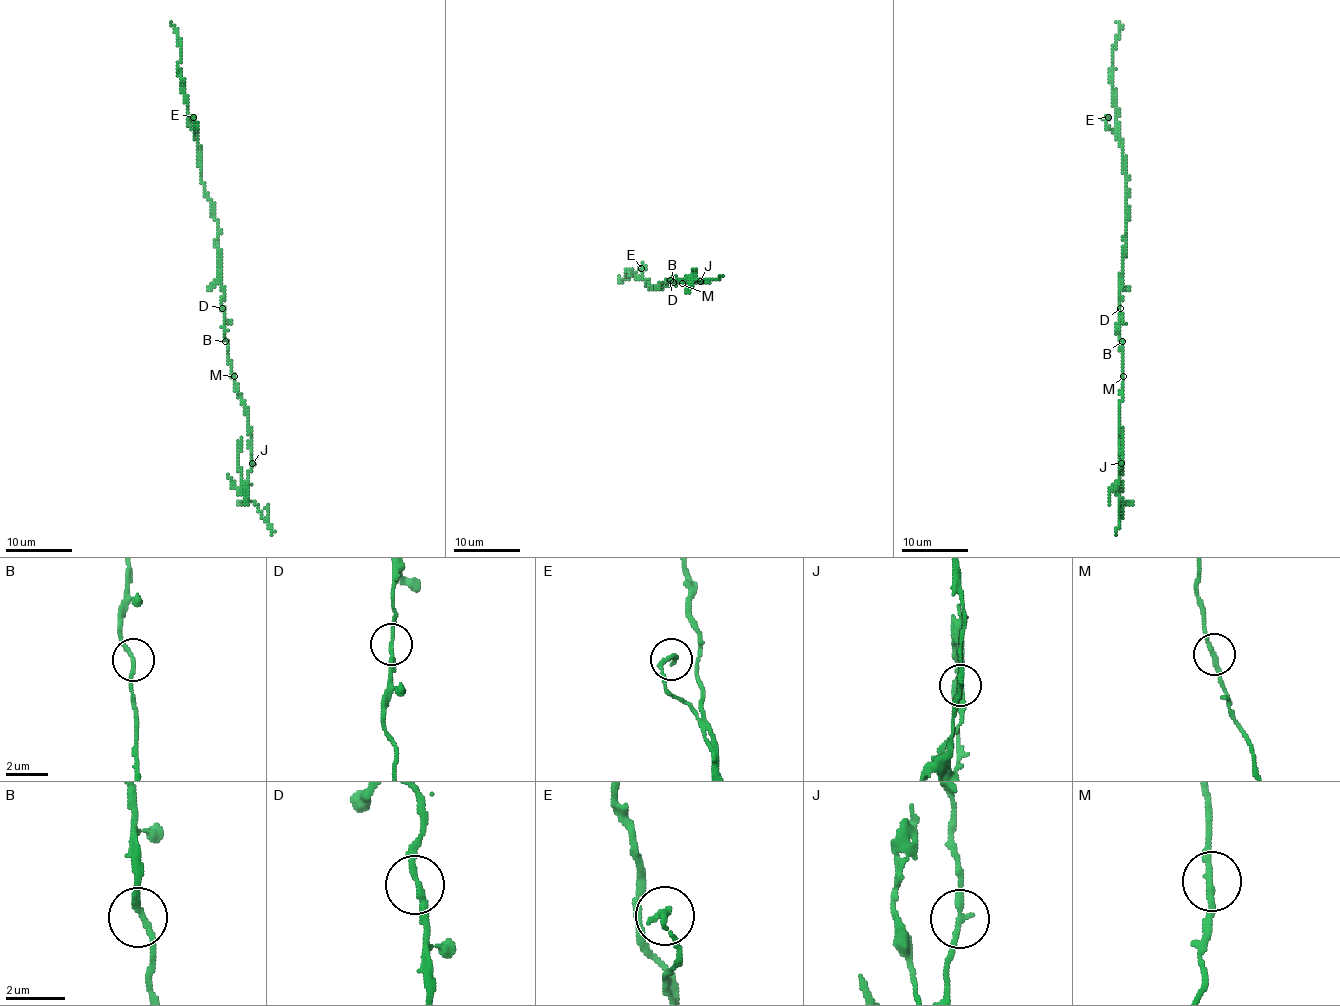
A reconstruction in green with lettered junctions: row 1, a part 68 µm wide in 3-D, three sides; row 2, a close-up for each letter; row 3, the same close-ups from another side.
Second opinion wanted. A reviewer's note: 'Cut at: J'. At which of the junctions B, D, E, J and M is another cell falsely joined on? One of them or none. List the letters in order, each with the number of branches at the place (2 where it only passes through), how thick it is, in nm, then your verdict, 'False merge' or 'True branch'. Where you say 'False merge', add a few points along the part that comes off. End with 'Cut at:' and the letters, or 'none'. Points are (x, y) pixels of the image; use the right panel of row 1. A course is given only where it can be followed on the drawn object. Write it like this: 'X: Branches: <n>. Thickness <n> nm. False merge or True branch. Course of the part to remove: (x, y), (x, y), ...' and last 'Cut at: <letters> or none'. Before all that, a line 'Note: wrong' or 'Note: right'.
Note: right
B: Branches: 2. Thickness 190 nm. True branch
D: Branches: 2. Thickness 180 nm. True branch
E: Branches: 1. Thickness 260 nm. True branch
J: Branches: 2. Thickness 200 nm. False merge. Course of the part to remove: (1122, 464), (1118, 485), (1122, 515), (1118, 522), (1118, 505)
M: Branches: 2. Thickness 200 nm. True branch
Cut at: J

